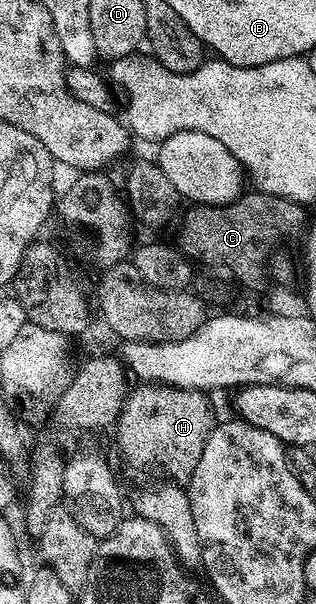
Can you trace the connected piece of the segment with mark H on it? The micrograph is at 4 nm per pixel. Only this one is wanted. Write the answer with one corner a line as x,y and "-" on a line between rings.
140,385
137,388
137,391
136,388
129,390
114,424
121,457
136,467
161,467
172,478
169,480
187,484
214,426
209,396
191,387

